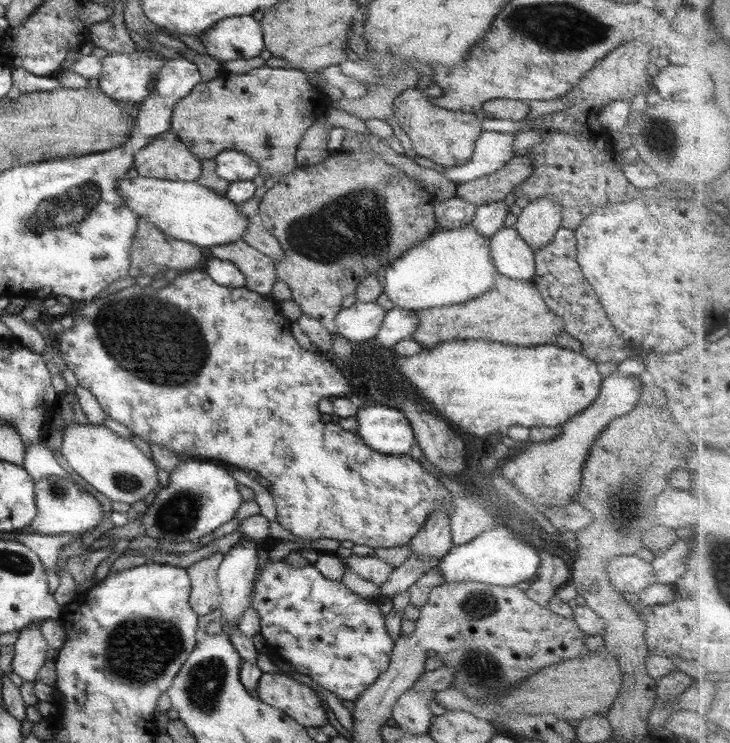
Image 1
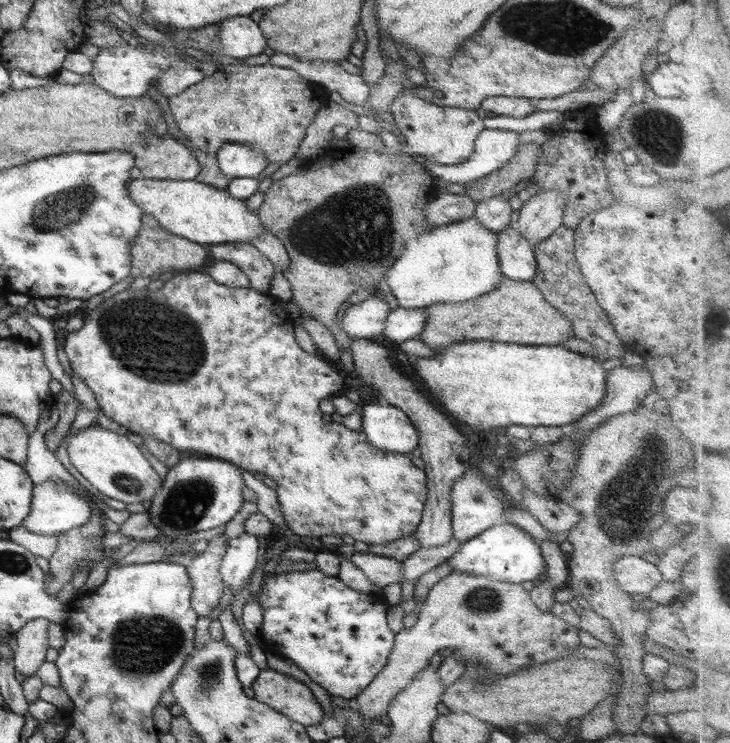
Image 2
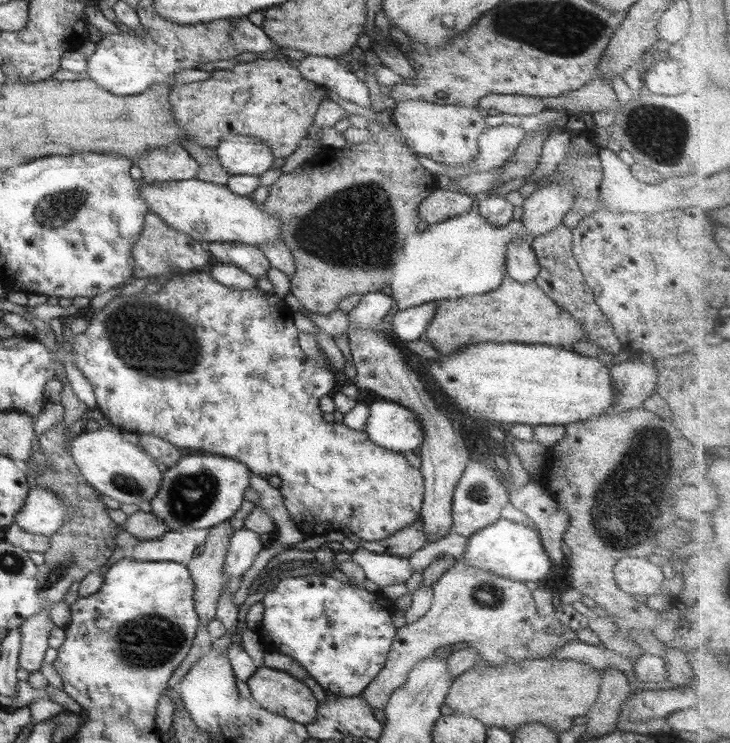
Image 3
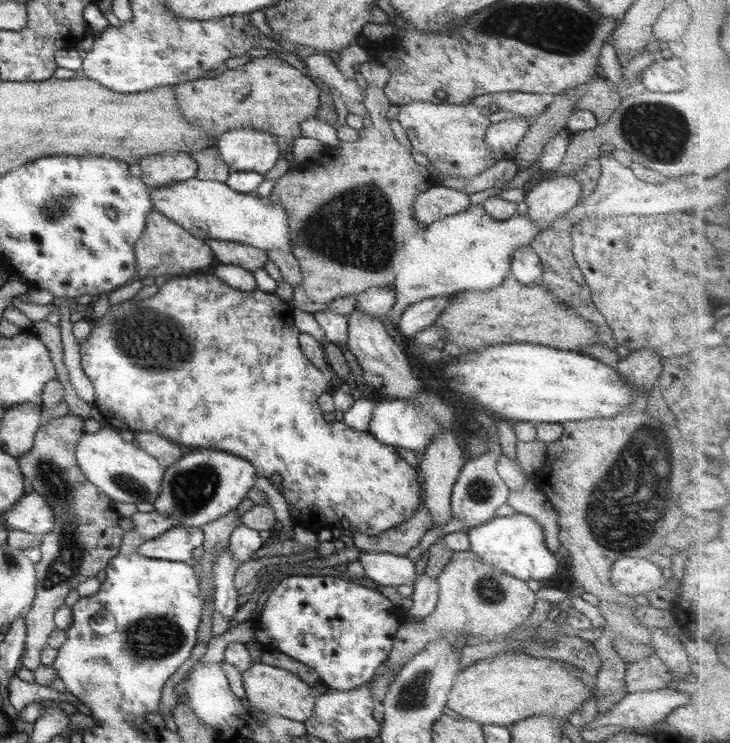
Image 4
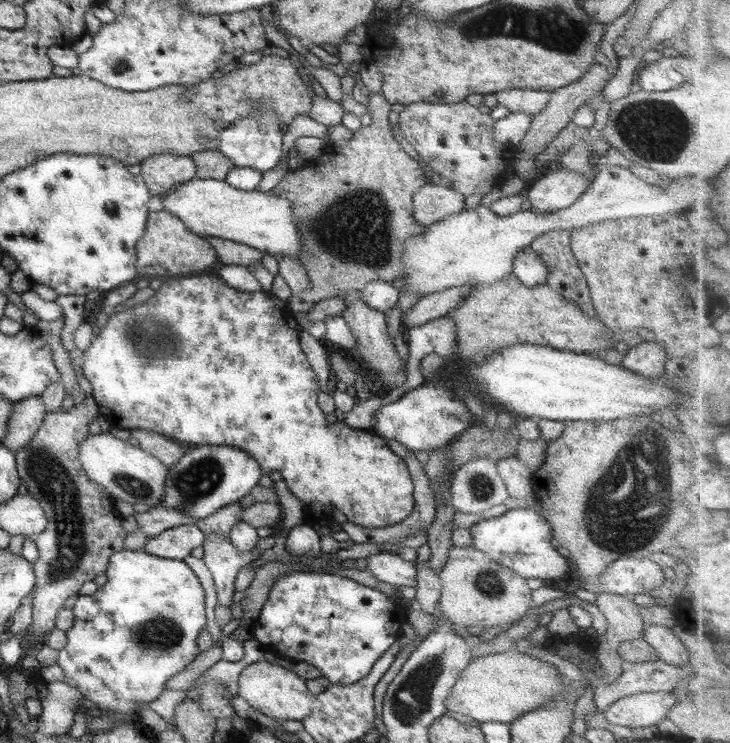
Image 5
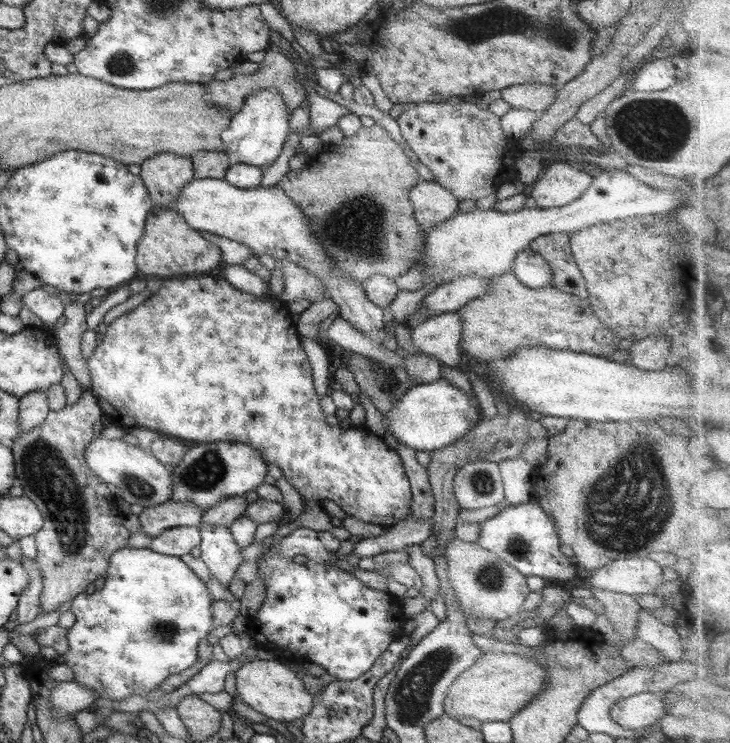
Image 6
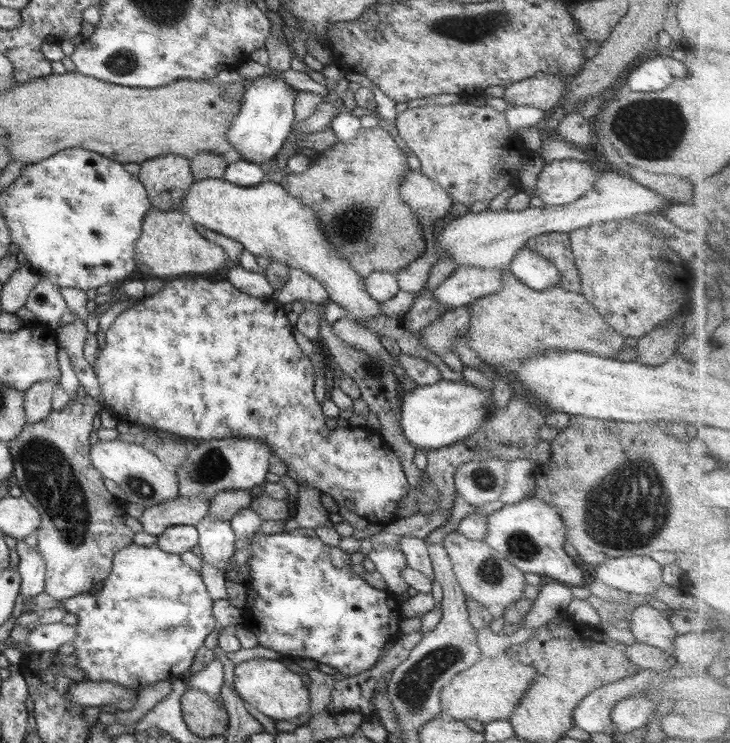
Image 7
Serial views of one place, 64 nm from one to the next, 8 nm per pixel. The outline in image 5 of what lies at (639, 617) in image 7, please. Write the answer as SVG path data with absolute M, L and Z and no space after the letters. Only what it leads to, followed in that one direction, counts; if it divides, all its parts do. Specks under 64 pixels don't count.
M645 623L642 640L652 646L656 652L656 658L668 664L683 667L690 662L691 652L682 639L672 632L671 627Z

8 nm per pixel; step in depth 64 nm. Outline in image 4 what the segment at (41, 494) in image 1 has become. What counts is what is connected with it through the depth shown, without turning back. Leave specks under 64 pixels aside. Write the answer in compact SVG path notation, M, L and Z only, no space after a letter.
M35 491L28 496L24 495L2 514L3 526L6 529L18 530L42 536L52 531L54 527L54 513L52 507L47 505L44 496Z

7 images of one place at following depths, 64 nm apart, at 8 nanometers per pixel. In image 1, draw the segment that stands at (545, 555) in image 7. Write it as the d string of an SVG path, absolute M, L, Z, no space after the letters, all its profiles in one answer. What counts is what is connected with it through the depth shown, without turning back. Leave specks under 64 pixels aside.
M502 524L496 526L470 542L452 545L452 548L441 558L438 569L448 582L483 582L494 586L516 586L522 581L531 582L537 576L540 566L540 555L536 548L525 542L520 534Z

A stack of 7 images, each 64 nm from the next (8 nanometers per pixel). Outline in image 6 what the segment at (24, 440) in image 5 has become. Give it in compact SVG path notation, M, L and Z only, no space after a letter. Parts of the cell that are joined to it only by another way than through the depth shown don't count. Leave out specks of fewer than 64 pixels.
M30 391L19 398L18 424L21 434L40 426L49 413L49 400L46 391Z

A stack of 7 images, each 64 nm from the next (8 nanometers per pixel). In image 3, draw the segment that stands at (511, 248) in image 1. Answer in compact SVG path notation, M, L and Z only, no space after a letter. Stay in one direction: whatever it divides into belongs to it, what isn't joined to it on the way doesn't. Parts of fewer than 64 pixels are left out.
M515 238L509 242L505 262L507 276L524 284L534 283L541 269L530 239Z

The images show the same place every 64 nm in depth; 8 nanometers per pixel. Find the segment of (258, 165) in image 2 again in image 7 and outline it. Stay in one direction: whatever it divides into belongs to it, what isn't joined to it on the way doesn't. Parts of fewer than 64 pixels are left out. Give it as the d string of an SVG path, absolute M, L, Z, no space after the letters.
M257 77L245 83L240 111L233 118L227 137L242 159L261 165L275 159L288 134L293 132L295 94L284 79L276 77Z

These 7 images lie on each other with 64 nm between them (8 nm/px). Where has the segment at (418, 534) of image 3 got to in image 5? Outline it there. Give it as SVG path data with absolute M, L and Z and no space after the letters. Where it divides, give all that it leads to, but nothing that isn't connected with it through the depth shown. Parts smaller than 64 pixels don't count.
M409 451L406 456L406 467L410 470L410 477L412 478L412 485L414 485L414 510L408 515L403 522L398 525L386 526L384 528L364 528L362 526L356 526L354 522L346 522L342 525L344 532L348 533L349 538L354 540L358 544L372 543L375 545L382 545L385 550L392 550L392 552L398 552L401 549L399 544L402 538L406 538L408 535L420 534L420 532L428 532L428 528L432 526L434 518L436 518L434 494L430 490L430 480L428 480L428 474L424 465L418 462L414 451Z

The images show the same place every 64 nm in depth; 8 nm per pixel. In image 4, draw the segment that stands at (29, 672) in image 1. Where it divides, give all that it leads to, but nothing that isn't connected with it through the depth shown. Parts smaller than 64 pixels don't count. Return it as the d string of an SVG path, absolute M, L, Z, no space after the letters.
M74 415L50 418L43 422L36 431L32 448L28 454L20 456L17 462L20 466L20 473L24 478L30 480L32 490L44 496L48 500L47 505L52 507L54 513L54 527L48 534L40 539L41 560L36 563L37 580L35 584L36 600L31 609L26 612L27 631L25 638L25 651L21 658L21 666L34 671L40 666L40 654L48 644L50 633L56 629L54 622L55 612L64 606L66 595L72 589L76 589L81 582L88 578L96 577L100 570L105 570L111 558L124 550L122 535L124 531L119 526L119 514L114 508L114 501L104 492L101 492L86 479L82 469L76 462L74 454L77 442L84 436L84 419Z

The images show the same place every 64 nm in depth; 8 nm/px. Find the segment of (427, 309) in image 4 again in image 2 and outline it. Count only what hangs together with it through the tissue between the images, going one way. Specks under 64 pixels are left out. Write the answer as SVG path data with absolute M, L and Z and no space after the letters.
M398 307L390 311L383 330L388 342L399 344L408 339L418 339L427 321L427 310Z

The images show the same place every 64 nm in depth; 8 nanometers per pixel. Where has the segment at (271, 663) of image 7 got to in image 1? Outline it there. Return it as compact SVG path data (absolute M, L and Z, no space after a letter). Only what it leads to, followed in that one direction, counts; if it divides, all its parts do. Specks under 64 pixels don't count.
M263 672L255 690L263 703L284 711L284 714L299 722L301 726L320 727L329 723L328 714L322 706L322 700L318 697L317 692L307 684L294 680L290 675L280 672Z

